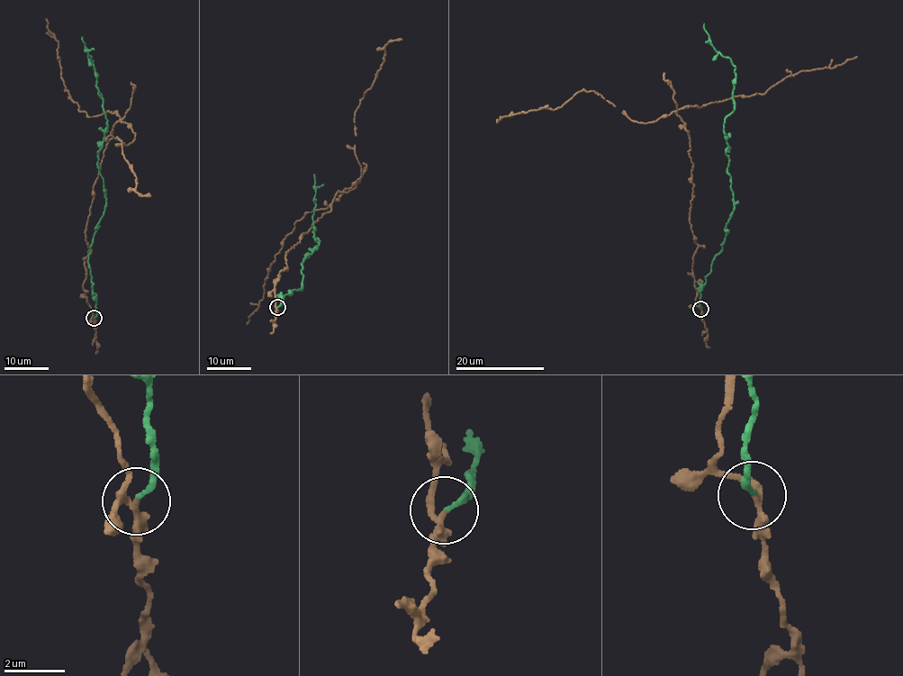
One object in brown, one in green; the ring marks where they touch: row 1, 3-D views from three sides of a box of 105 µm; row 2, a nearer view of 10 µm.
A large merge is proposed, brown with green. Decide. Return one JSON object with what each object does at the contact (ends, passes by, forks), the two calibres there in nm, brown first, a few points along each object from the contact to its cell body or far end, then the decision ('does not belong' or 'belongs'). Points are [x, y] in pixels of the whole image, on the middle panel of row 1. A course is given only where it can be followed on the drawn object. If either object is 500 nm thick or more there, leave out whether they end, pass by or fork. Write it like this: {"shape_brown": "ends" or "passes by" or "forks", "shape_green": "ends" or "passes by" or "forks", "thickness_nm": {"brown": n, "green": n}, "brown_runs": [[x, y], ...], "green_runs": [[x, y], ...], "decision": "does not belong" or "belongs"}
{"shape_brown": "passes by", "shape_green": "ends", "thickness_nm": {"brown": 190, "green": 180}, "brown_runs": [[277, 307], [274, 282], [287, 265], [286, 252], [343, 193], [294, 223], [248, 324]], "green_runs": [[277, 307], [280, 295], [302, 288], [301, 264], [320, 239], [316, 240], [312, 232], [313, 174]], "decision": "does not belong"}

